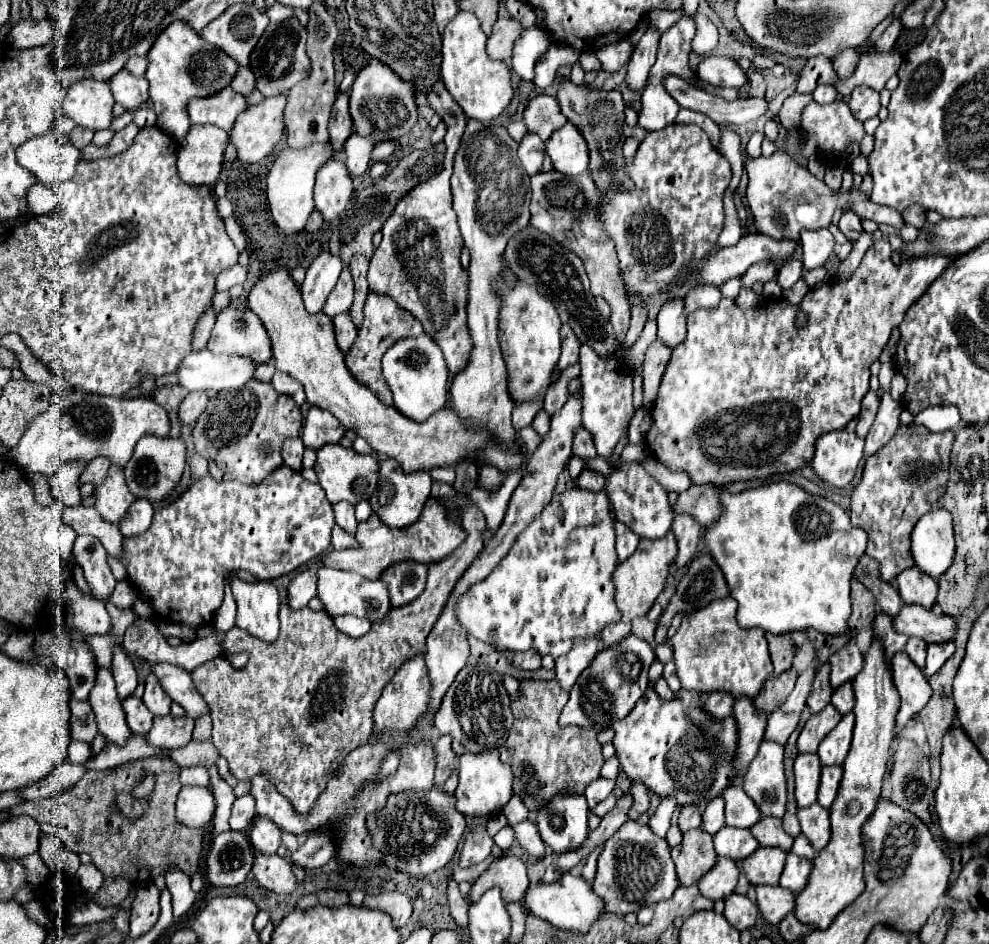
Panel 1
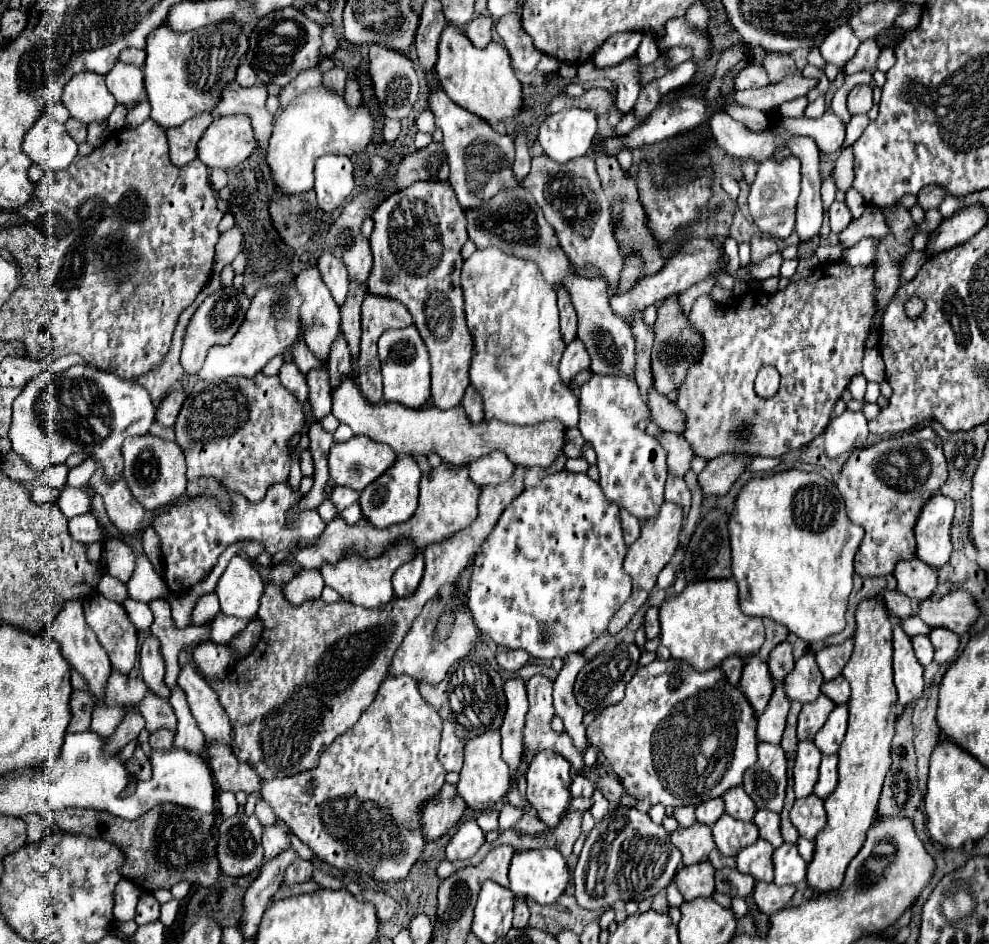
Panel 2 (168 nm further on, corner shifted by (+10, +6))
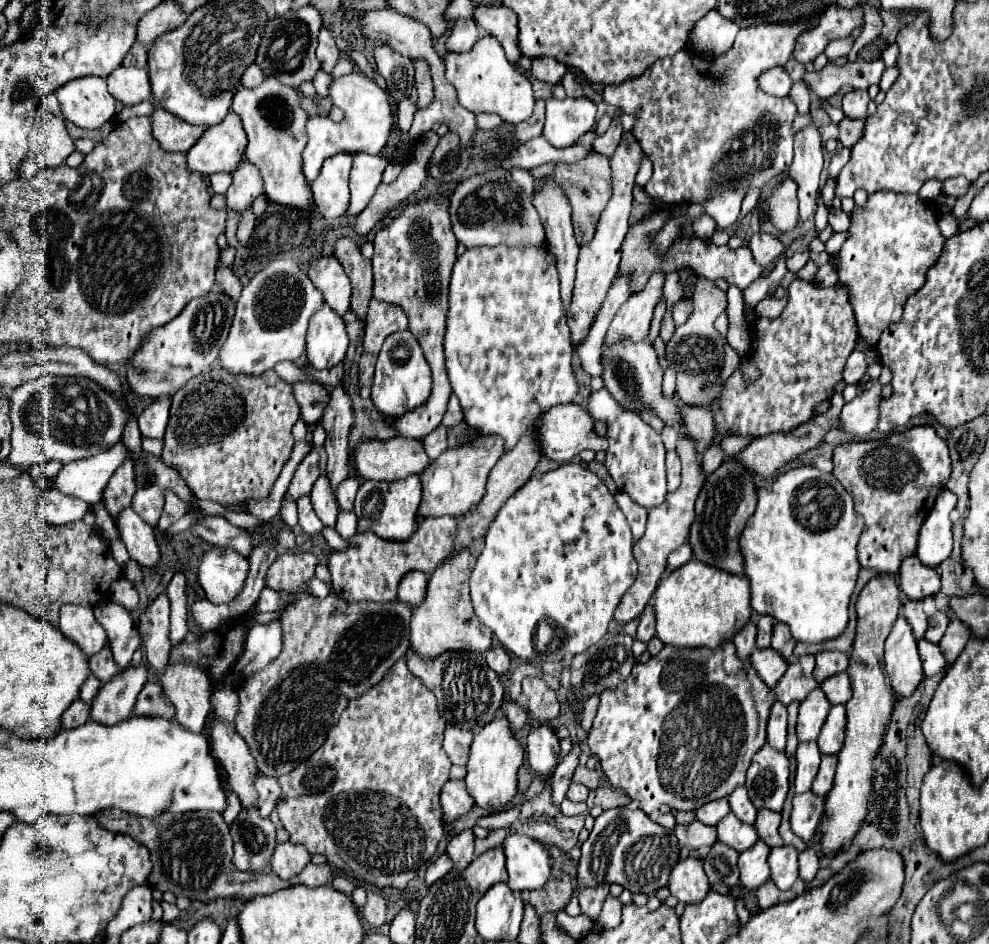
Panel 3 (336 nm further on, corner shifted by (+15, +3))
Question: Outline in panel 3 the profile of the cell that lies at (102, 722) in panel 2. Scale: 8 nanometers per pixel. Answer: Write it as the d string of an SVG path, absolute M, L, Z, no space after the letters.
M139 664L137 668L127 666L121 678L113 678L109 686L101 686L99 694L91 702L91 720L115 726L133 714L137 694L147 682L147 668Z

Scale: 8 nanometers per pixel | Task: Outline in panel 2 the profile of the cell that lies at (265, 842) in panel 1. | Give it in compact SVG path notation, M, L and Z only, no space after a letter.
M280 825L274 827L264 827L264 837L262 837L262 847L264 847L264 859L274 859L274 855L280 855L282 851L290 849L290 833L282 831Z

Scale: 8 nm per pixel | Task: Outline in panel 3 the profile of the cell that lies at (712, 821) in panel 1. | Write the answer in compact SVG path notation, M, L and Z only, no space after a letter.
M721 798L717 802L709 802L705 806L701 806L697 810L697 820L707 824L707 826L715 826L723 816L727 816L731 810L729 810L729 802L727 798Z

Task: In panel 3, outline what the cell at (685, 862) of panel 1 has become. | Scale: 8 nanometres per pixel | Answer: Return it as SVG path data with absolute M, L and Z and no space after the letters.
M691 822L687 826L675 826L675 836L679 840L679 848L699 850L703 846L713 846L717 840L717 832L713 826L705 826L701 822Z

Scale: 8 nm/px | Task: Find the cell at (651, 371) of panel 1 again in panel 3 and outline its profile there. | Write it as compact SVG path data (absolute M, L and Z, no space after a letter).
M699 278L695 284L695 292L691 296L691 302L693 302L693 312L689 314L689 318L683 326L675 328L671 340L665 344L665 358L677 376L675 394L685 404L707 406L719 398L719 390L721 390L721 384L715 386L715 366L717 366L717 370L721 368L723 352L721 352L719 334L717 334L713 322L717 320L717 316L721 312L725 312L727 296L725 296L725 292L717 290L711 280Z

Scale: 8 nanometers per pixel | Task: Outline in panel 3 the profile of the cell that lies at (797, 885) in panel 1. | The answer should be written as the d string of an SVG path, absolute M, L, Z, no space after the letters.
M793 846L771 848L769 866L771 866L771 880L779 890L789 890L799 878L797 850Z

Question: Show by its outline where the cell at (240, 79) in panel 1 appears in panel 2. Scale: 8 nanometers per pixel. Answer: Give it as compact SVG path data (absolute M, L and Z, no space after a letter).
M242 61L240 67L238 67L238 73L236 73L236 81L238 81L242 87L252 87L252 85L258 81L258 77L254 75L254 69L252 69L246 61Z

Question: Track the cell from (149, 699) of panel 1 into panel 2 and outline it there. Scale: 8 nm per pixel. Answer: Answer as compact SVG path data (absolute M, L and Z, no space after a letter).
M148 635L142 643L140 649L140 671L144 677L144 683L148 685L150 691L154 691L160 697L168 697L170 689L164 683L164 675L166 675L166 665L164 665L164 657L160 651L160 641L152 635Z

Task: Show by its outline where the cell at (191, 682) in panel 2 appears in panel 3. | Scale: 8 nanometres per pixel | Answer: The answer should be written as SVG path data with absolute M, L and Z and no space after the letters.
M211 718L209 724L209 742L211 754L217 758L219 766L227 774L227 784L233 792L239 794L243 808L257 806L257 794L253 790L253 778L257 776L257 766L245 740L237 734L231 722Z

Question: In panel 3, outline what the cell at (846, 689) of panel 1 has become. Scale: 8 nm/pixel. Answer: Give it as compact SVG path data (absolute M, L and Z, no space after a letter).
M847 672L835 674L825 682L821 682L821 690L825 692L831 704L845 704L851 698L851 684L849 684Z

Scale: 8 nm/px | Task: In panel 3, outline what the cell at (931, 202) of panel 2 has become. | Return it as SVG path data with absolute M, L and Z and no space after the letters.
M957 176L957 178L947 178L947 180L943 180L943 184L941 184L941 192L943 192L945 196L951 196L951 198L963 196L963 194L967 192L967 188L969 188L969 182L965 182L965 178L961 178L961 176Z

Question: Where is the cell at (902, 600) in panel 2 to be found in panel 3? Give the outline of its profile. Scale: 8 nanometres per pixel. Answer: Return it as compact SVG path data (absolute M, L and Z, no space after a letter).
M909 600L909 602L905 602L905 604L901 606L901 614L903 614L905 620L909 622L909 626L913 628L915 638L921 640L923 634L925 634L925 630L927 630L927 616L923 614L919 602L917 602L917 600Z

